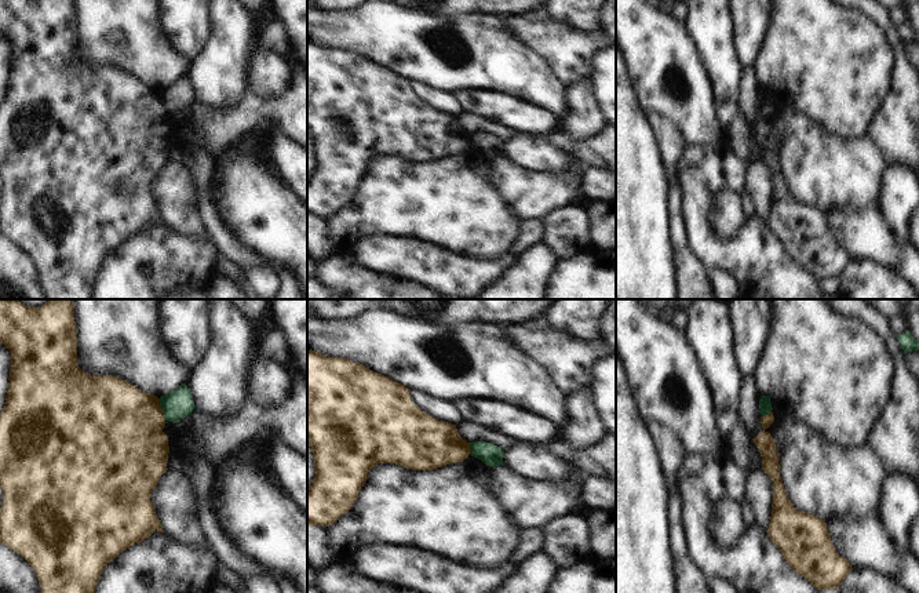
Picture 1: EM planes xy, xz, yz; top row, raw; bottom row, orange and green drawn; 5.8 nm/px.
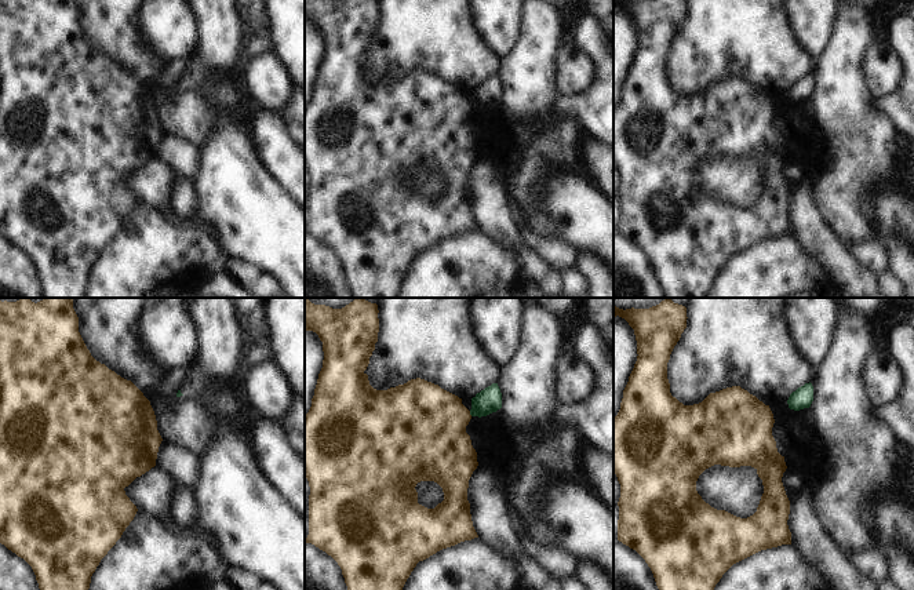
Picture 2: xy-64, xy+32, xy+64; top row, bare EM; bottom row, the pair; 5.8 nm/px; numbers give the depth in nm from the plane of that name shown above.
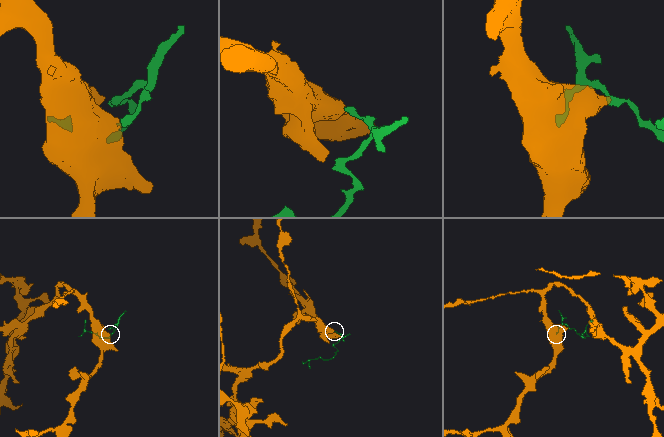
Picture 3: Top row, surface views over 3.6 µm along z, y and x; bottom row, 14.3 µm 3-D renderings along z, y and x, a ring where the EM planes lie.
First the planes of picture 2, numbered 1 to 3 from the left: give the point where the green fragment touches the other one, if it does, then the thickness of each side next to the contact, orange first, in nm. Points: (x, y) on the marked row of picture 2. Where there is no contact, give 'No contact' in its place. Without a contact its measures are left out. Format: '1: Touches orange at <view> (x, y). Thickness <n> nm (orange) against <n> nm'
1: No contact
2: Touches orange at xy+32 (469, 414). Thickness 440 nm (orange) against 140 nm
3: No contact

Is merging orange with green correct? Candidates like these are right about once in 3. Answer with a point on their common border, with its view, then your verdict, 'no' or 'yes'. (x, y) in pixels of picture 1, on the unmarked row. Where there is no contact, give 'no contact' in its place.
contact xy (161, 102); no

